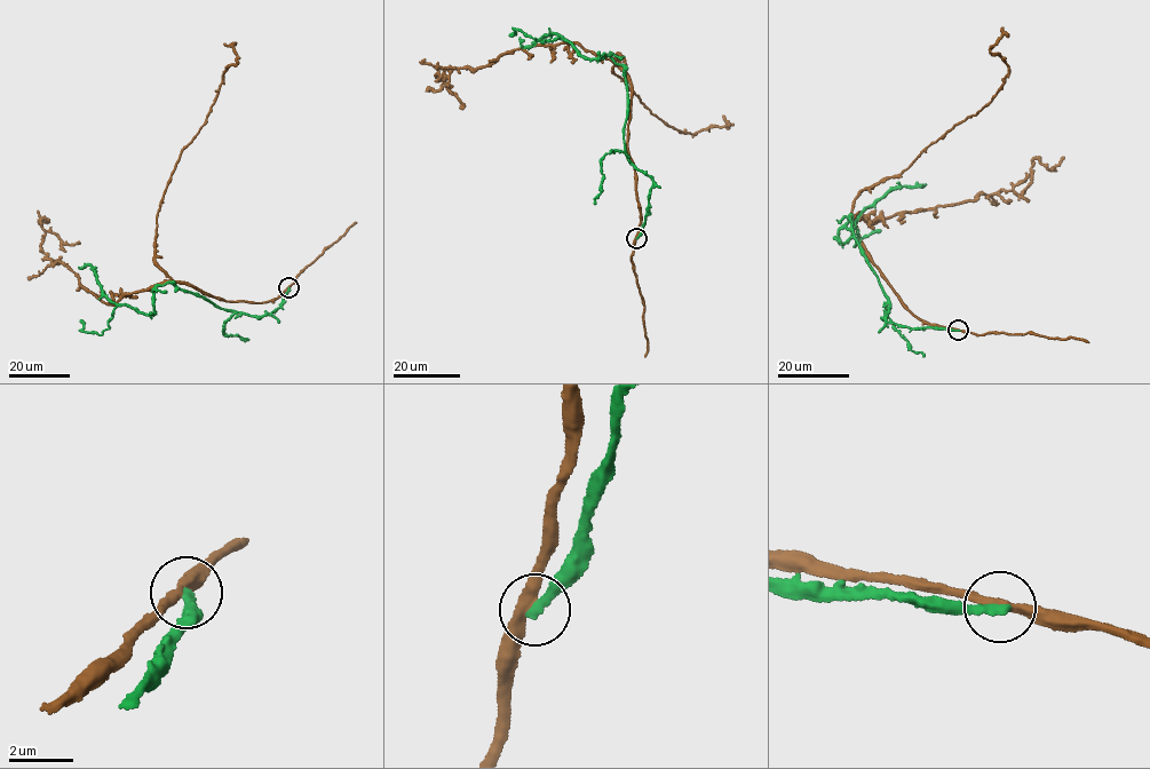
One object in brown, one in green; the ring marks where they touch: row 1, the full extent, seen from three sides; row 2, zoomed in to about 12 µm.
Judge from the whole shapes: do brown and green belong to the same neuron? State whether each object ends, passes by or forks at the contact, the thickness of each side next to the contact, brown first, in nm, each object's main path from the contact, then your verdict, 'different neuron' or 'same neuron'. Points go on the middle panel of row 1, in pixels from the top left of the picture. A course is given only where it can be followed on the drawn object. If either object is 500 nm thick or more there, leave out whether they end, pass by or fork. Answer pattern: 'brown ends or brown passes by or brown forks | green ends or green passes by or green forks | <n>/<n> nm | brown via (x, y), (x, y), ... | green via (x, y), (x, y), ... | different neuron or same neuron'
brown passes by | green ends | 300/280 nm | brown via (636, 238), (631, 87), (617, 55), (612, 72), (667, 126), (694, 135), (729, 125), (722, 115) | green via (636, 238), (652, 181), (626, 155), (624, 68), (604, 54), (577, 55), (557, 34), (530, 46), (520, 37) | different neuron

